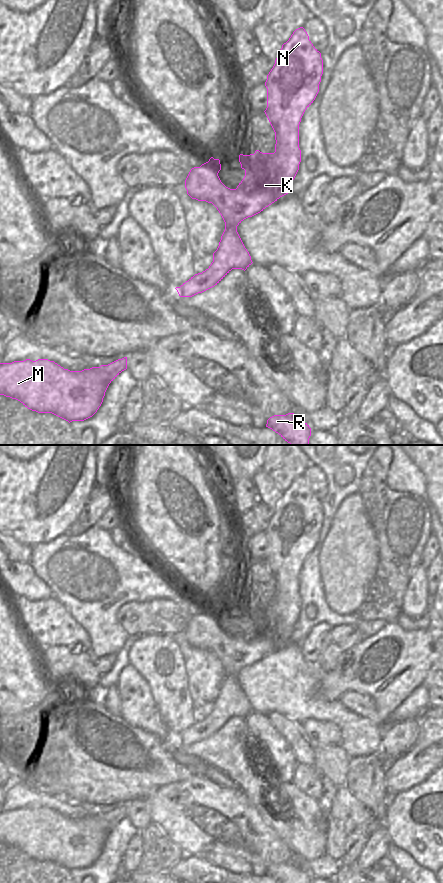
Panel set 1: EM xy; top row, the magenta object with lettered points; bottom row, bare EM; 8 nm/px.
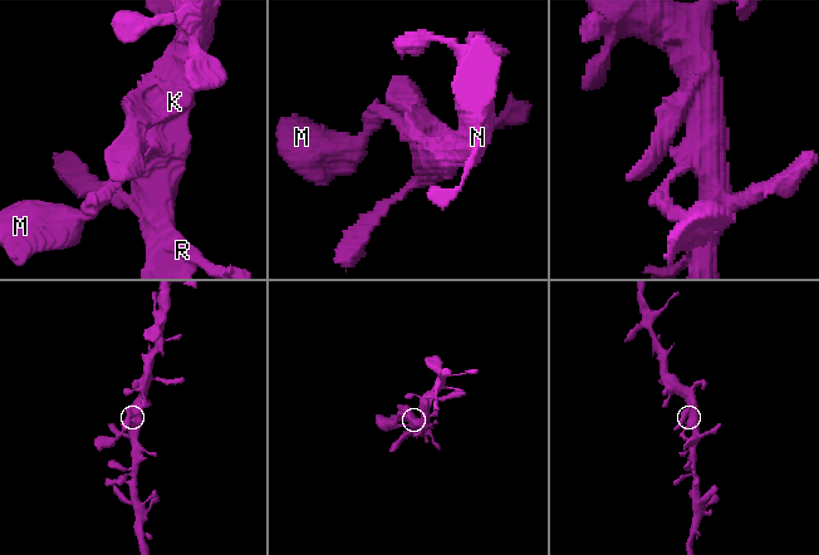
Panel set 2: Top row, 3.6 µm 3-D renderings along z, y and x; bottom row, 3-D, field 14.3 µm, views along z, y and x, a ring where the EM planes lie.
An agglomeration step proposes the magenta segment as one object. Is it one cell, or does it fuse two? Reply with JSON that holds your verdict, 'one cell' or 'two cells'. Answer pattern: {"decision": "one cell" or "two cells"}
{"decision": "one cell"}

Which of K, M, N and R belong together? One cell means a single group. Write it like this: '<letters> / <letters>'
K M N R

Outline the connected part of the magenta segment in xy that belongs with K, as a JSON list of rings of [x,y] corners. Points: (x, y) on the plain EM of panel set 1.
[[[303,475],[296,477],[289,488],[282,493],[265,530],[267,556],[264,560],[275,580],[275,600],[262,601],[256,598],[254,602],[240,602],[239,610],[241,616],[245,618],[245,624],[236,637],[230,637],[221,630],[218,624],[221,618],[219,607],[211,605],[200,615],[190,618],[185,628],[187,642],[192,647],[212,651],[225,670],[225,678],[217,698],[213,701],[213,710],[209,716],[175,736],[180,745],[192,745],[202,741],[217,733],[232,717],[245,719],[253,711],[237,680],[237,674],[244,667],[260,661],[280,645],[291,640],[301,610],[299,572],[305,558],[313,551],[319,540],[322,522],[321,501],[313,494]]]

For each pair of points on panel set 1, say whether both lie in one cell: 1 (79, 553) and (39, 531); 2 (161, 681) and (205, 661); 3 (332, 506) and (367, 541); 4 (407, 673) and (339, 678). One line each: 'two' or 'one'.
1: two
2: two
3: two
4: one

